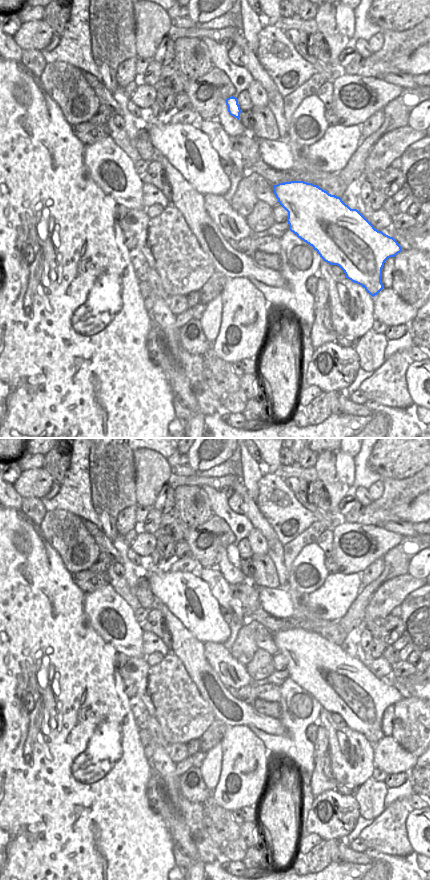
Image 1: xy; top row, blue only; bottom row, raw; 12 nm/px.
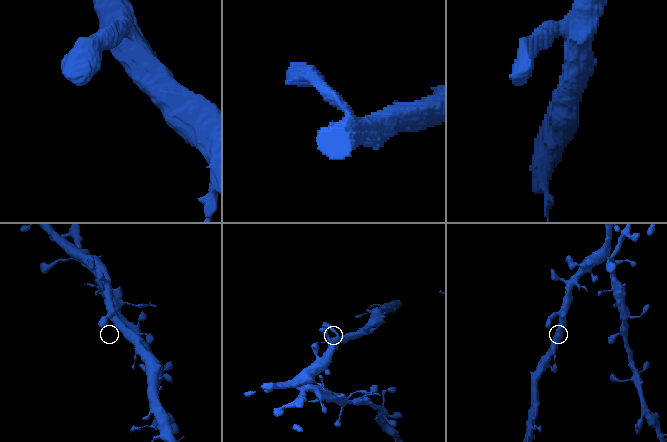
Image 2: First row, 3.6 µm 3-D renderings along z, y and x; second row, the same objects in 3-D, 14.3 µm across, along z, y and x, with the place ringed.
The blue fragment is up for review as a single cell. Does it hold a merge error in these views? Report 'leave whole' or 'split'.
leave whole

